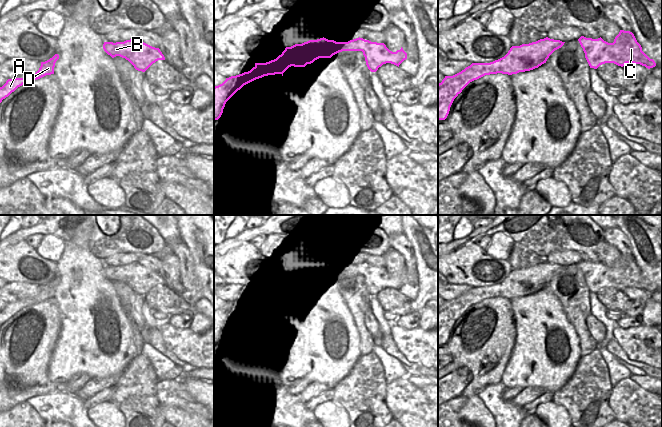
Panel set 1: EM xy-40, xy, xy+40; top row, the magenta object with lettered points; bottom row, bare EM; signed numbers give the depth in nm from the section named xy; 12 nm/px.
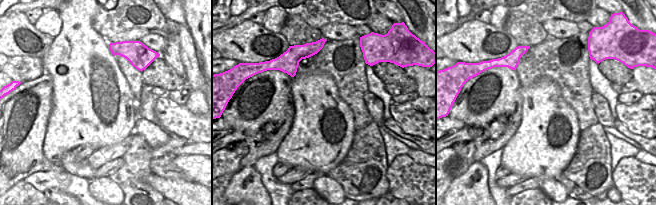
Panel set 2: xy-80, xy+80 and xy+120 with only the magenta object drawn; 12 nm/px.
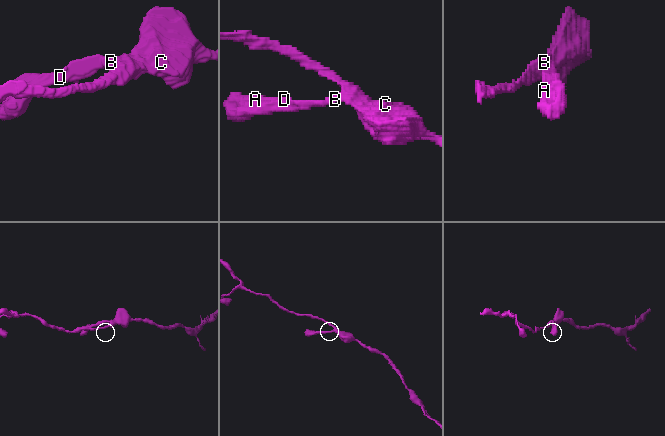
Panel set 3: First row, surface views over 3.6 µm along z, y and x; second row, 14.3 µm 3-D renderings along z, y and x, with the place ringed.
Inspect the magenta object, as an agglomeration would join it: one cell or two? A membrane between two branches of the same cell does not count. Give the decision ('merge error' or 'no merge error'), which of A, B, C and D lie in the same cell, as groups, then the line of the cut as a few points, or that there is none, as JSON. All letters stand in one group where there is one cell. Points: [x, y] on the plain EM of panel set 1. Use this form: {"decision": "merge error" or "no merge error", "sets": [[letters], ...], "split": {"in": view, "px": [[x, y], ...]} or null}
{"decision": "no merge error", "sets": [["A", "B", "C", "D"]], "split": null}

